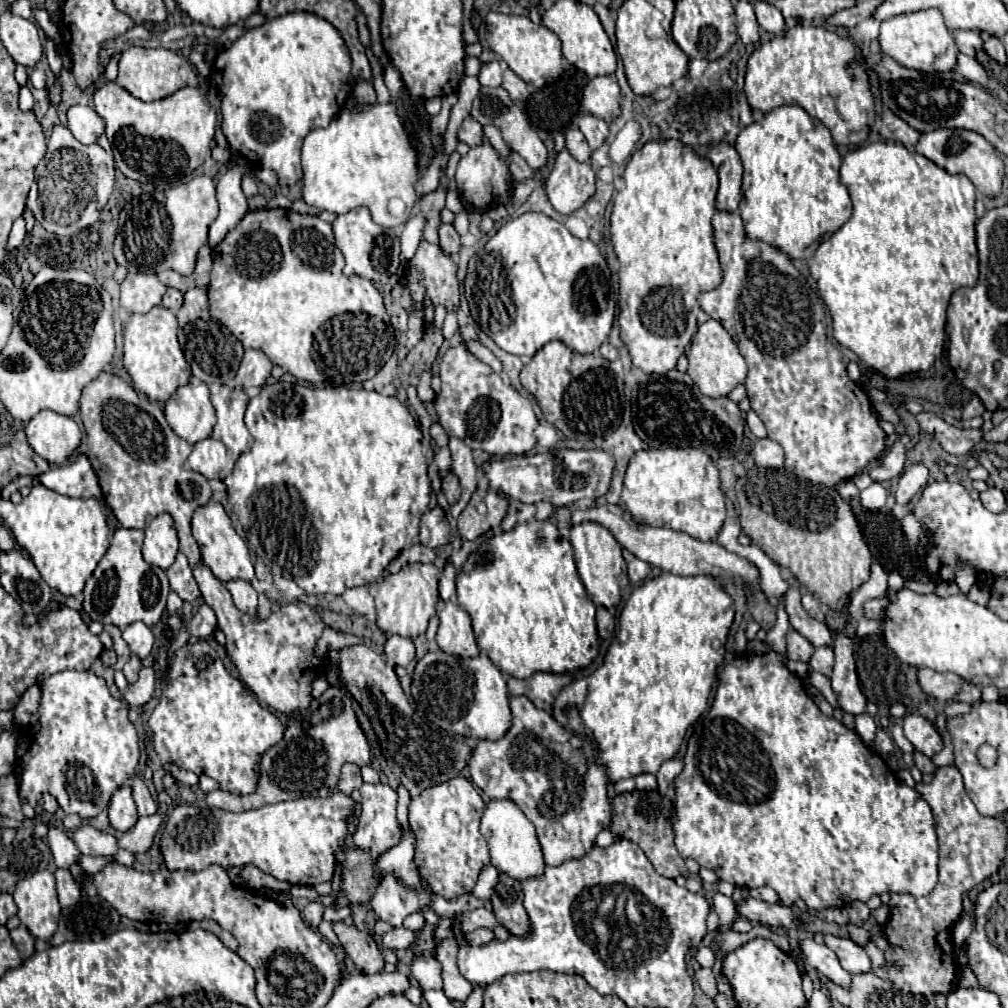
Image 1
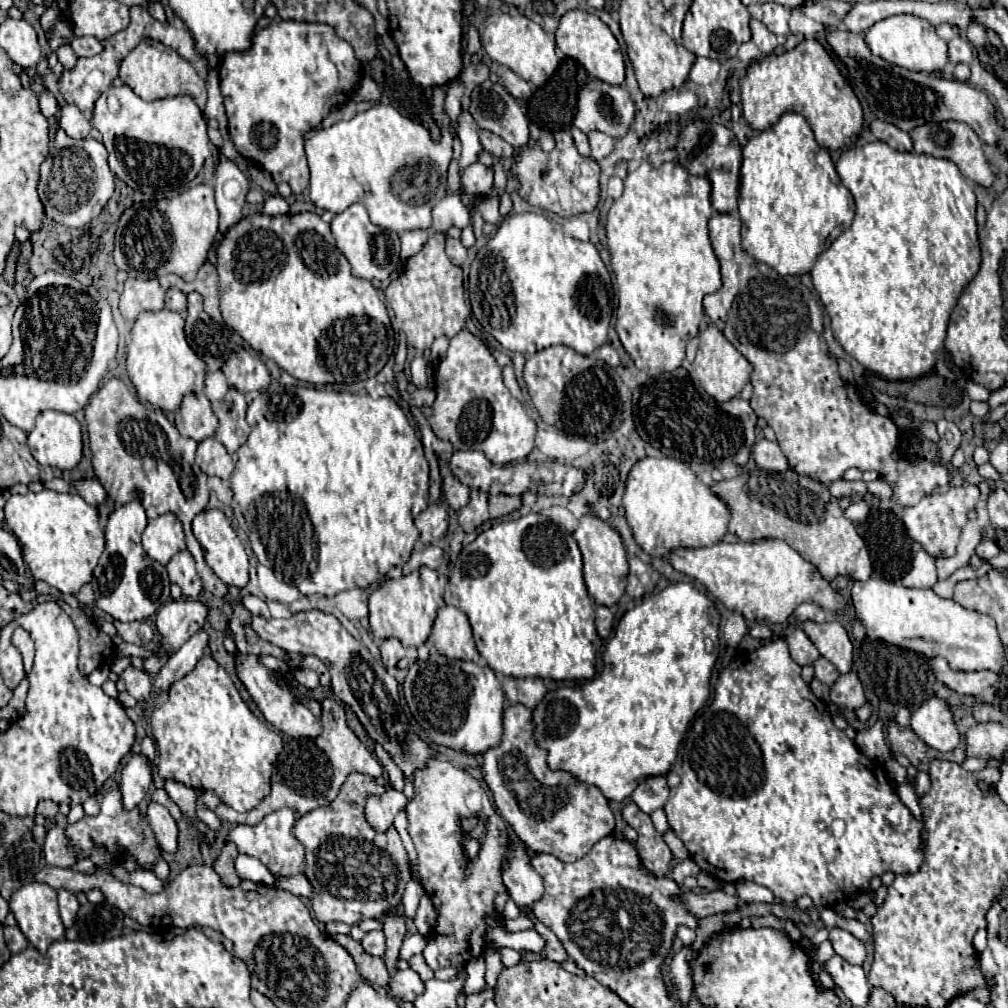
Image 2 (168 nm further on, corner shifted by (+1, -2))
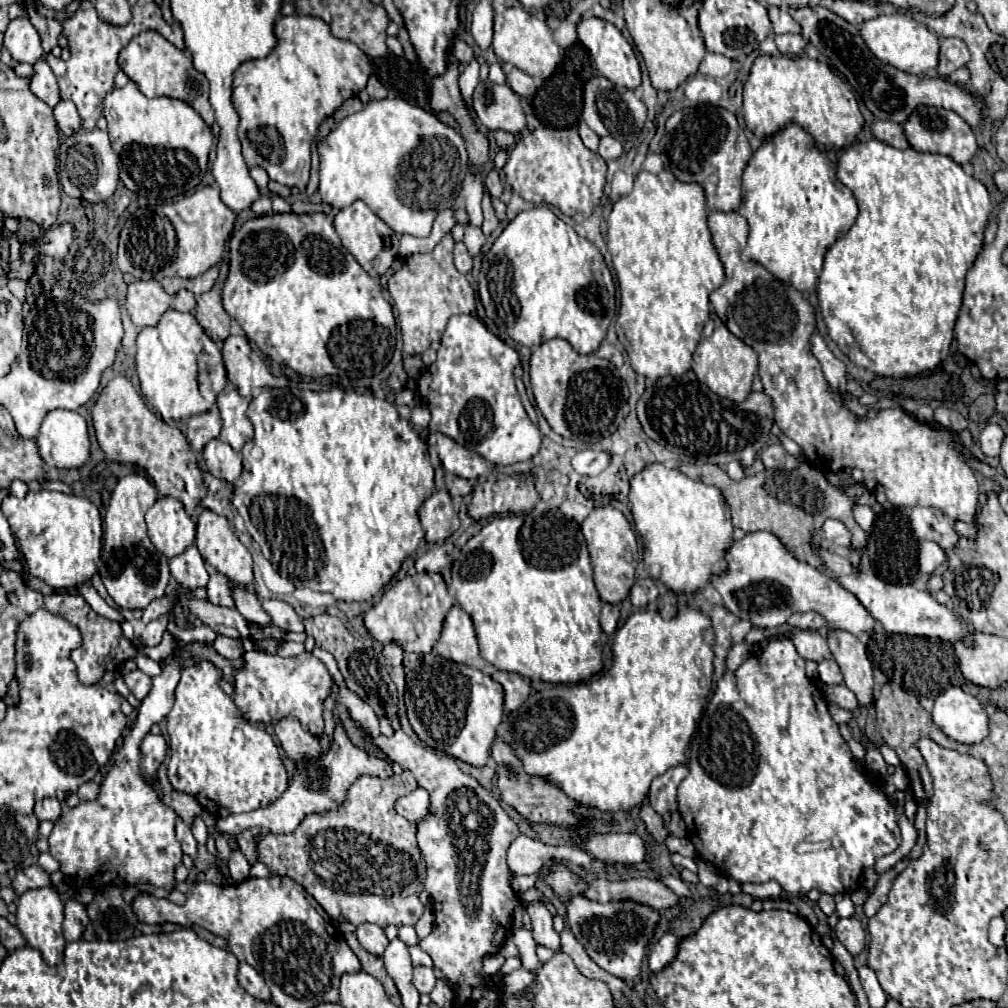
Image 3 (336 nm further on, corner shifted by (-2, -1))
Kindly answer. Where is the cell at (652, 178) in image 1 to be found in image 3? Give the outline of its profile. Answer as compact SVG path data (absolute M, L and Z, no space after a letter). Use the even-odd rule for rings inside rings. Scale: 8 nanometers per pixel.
M642 171L636 175L634 191L614 203L606 221L608 251L620 292L616 335L628 353L632 369L648 379L656 381L666 375L682 375L690 369L692 353L710 319L708 295L724 283L724 267L712 245L706 217L706 197L698 183L682 183L668 171L656 175Z

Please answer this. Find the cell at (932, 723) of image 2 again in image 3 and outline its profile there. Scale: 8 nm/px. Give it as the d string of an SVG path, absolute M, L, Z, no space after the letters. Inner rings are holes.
M950 687L936 697L934 723L960 743L980 743L988 737L988 713L984 705L962 687Z

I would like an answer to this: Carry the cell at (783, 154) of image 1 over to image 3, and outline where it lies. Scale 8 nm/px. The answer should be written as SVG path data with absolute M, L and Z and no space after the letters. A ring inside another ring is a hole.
M790 123L784 127L784 131L768 137L748 161L742 175L742 195L742 215L746 217L750 229L742 259L764 265L776 279L796 287L802 293L812 293L816 289L828 247L834 245L838 237L846 235L858 217L856 199L852 191L844 189L844 185L838 181L830 159L816 149L814 139L802 127Z

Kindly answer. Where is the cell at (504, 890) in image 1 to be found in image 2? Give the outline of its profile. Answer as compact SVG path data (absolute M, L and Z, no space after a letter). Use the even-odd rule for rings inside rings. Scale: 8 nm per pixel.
M521 910L521 912L523 912L523 914L533 922L533 930L535 930L535 932L539 932L539 934L541 934L541 938L545 940L543 956L545 956L545 958L549 958L549 960L555 960L555 962L563 962L563 960L567 960L567 954L565 954L563 946L559 944L557 936L555 936L549 928L545 928L539 920L535 920L533 912L525 912L525 910Z

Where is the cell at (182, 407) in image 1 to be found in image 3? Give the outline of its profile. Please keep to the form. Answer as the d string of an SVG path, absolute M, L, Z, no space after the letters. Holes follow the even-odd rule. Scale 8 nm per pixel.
M214 407L212 411L206 411L206 413L200 413L200 415L194 415L188 419L186 439L194 451L202 451L202 447L208 441L212 441L220 435L220 429L222 429L222 419L220 419L218 409Z

